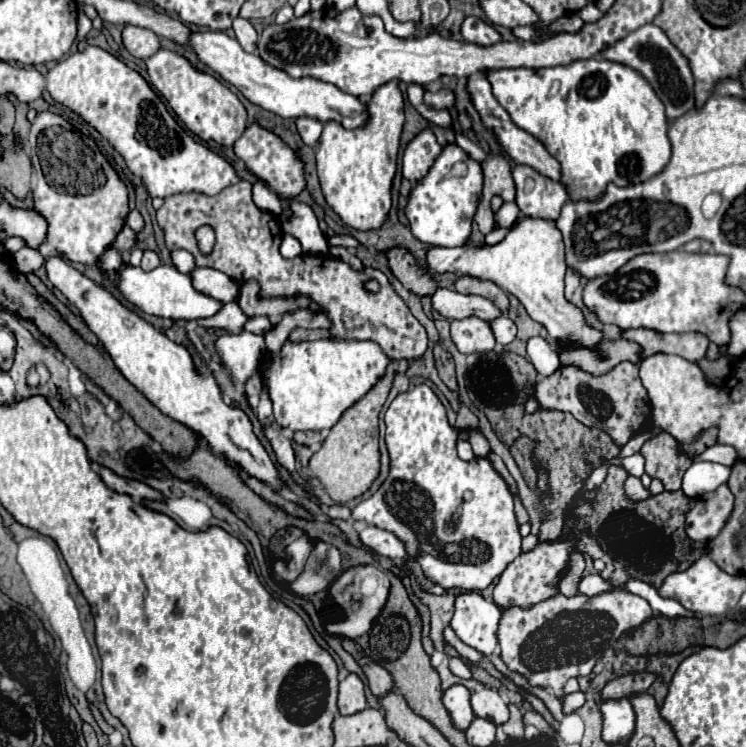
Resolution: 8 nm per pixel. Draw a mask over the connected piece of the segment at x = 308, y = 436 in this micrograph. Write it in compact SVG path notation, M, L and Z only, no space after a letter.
M295 432L295 442L309 446L313 450L313 444L319 444L323 440L323 436L319 432Z

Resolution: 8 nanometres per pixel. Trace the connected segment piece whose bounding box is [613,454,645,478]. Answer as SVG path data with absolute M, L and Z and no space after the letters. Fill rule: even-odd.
M633 454L633 456L627 456L627 458L613 458L613 464L615 464L615 466L623 466L631 476L641 478L645 460L643 460L641 454Z

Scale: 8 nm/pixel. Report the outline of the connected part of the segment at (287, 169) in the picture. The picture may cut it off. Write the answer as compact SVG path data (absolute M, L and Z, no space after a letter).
M253 124L245 130L245 134L235 142L235 154L247 164L247 168L261 178L263 182L267 182L267 186L281 198L285 198L285 208L289 204L289 200L293 196L297 196L301 190L305 190L305 178L303 178L303 164L299 162L297 154L285 146L273 132L261 128L259 124Z

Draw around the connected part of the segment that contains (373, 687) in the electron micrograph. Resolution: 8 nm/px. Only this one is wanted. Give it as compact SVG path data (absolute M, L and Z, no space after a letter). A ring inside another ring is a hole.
M371 664L371 666L363 666L363 672L369 680L369 690L377 696L377 698L383 698L385 694L393 692L395 684L393 684L393 678L391 674L379 666L379 664Z

